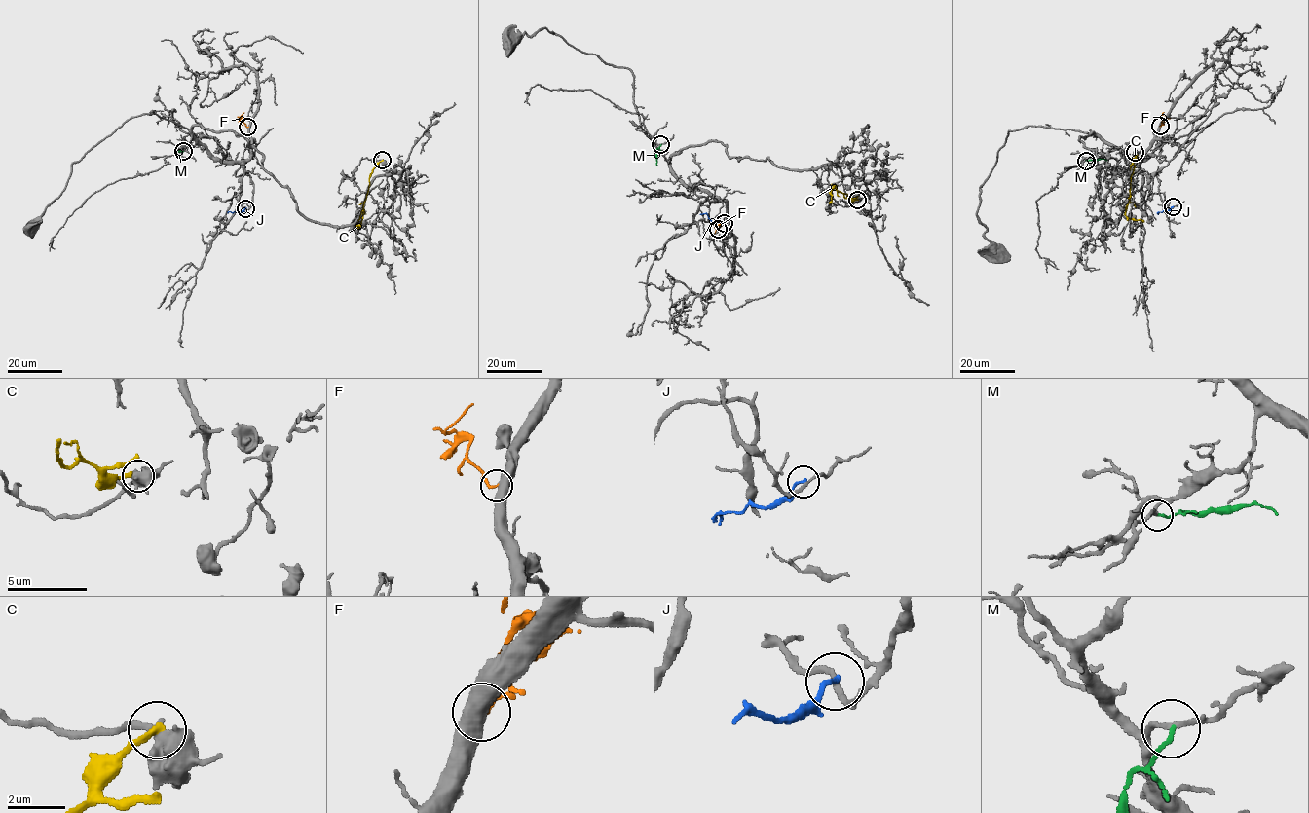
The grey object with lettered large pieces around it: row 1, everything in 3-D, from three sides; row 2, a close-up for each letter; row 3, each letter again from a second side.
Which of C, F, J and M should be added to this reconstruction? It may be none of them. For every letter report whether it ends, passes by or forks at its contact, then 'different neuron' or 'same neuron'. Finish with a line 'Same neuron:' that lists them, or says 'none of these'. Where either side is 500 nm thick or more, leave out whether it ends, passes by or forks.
C: it ends | different neuron
F: same neuron
J: it ends | different neuron
M: it ends | different neuron
Same neuron: F

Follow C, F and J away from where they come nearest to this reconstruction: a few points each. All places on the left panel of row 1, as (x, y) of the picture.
C: (383, 160), (370, 174), (361, 221), (356, 228)
F: (248, 127), (240, 118), (244, 113)
J: (245, 208), (228, 213)

